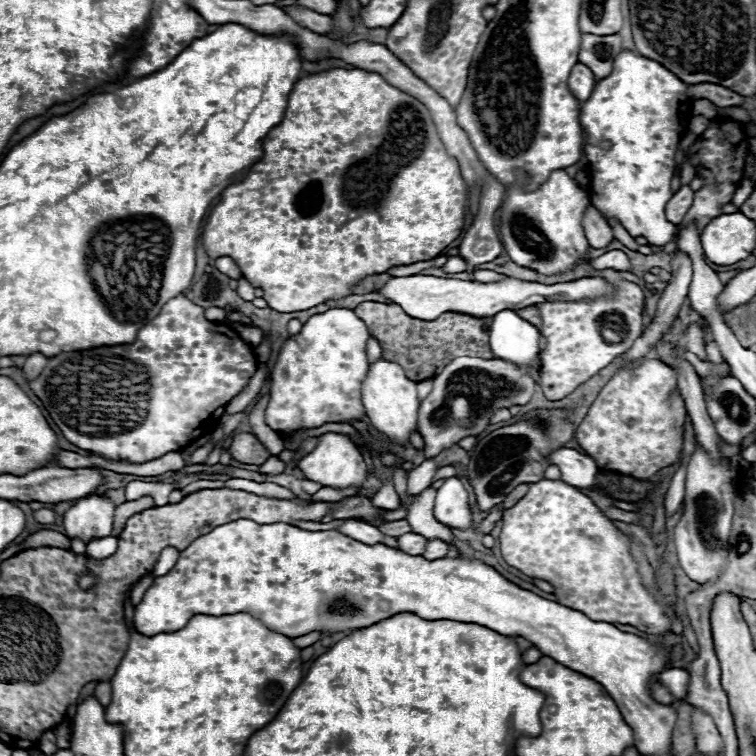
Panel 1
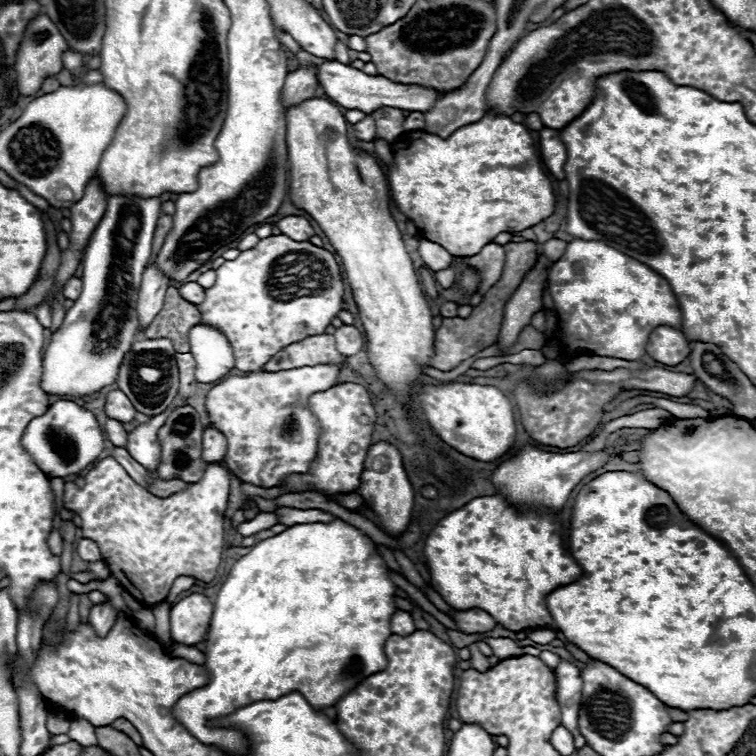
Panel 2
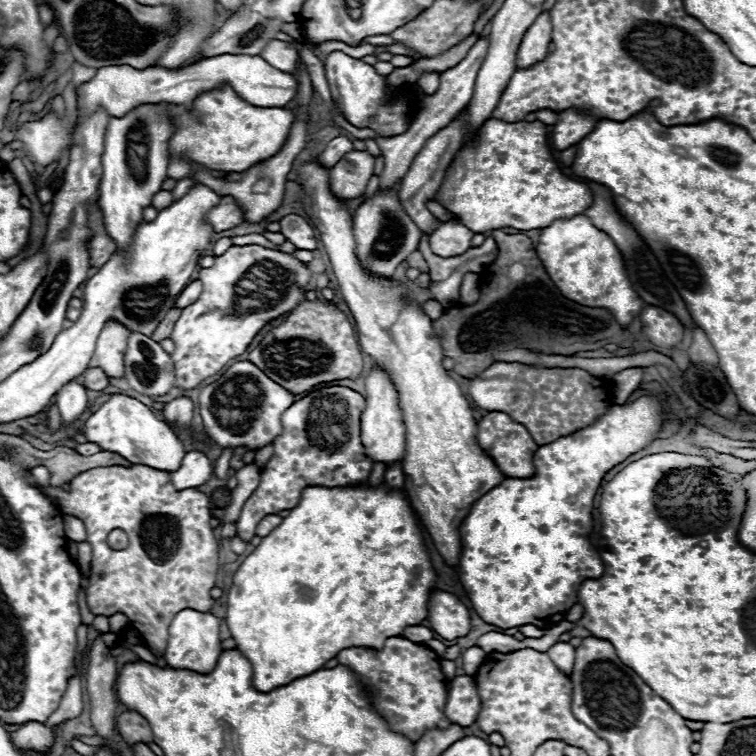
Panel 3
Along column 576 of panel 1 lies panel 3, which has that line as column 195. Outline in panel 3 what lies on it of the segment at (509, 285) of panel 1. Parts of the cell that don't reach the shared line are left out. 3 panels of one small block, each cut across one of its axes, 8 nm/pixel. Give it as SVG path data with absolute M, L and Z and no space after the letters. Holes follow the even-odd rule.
M200 280L190 282L190 284L180 292L180 296L176 298L176 306L178 306L178 308L190 306L190 302L196 302L196 300L198 300L200 292L202 292L202 282L200 282Z

